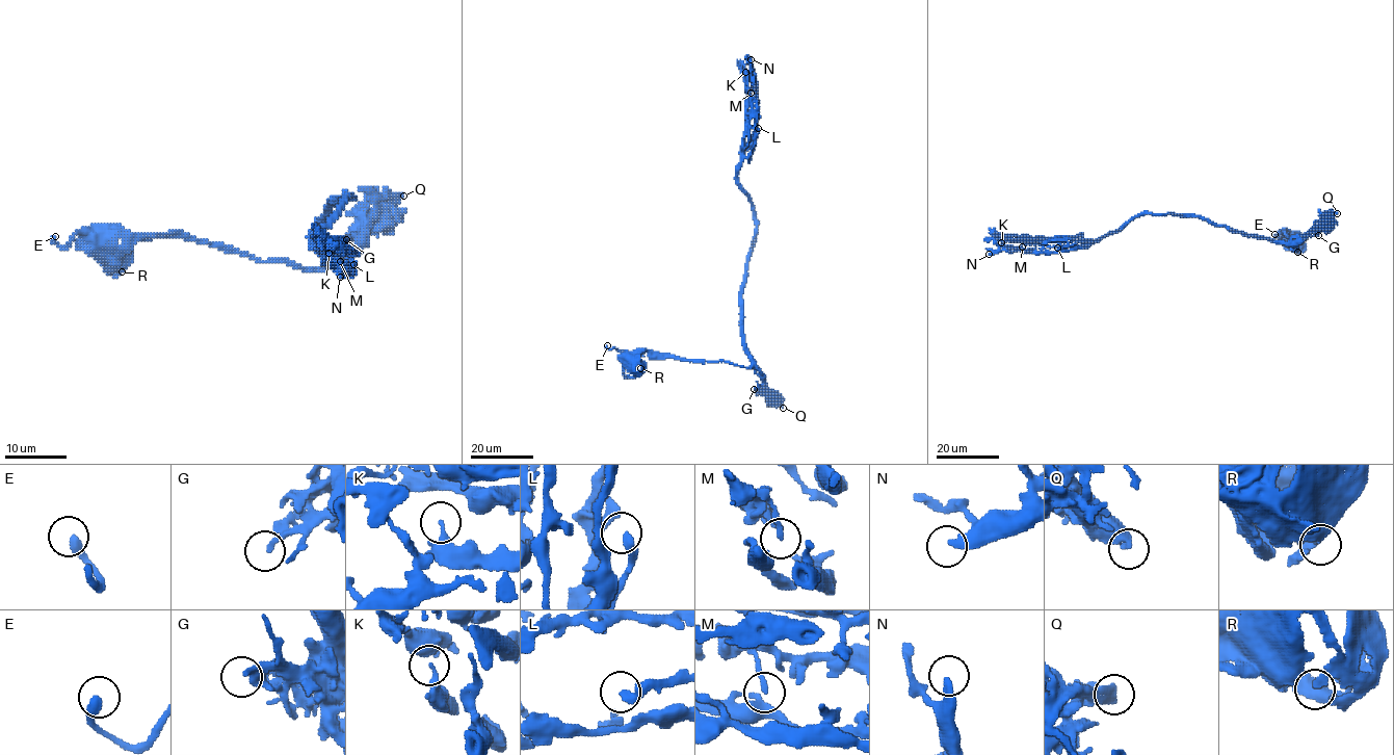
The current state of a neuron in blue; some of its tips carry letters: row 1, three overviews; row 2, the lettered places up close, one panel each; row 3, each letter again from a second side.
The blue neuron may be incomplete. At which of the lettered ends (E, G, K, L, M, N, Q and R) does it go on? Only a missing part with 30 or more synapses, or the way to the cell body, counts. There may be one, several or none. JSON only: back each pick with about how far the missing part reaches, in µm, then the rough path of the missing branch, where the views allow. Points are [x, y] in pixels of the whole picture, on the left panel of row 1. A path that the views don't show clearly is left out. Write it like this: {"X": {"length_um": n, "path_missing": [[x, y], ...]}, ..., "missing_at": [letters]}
{"missing_at": []}

